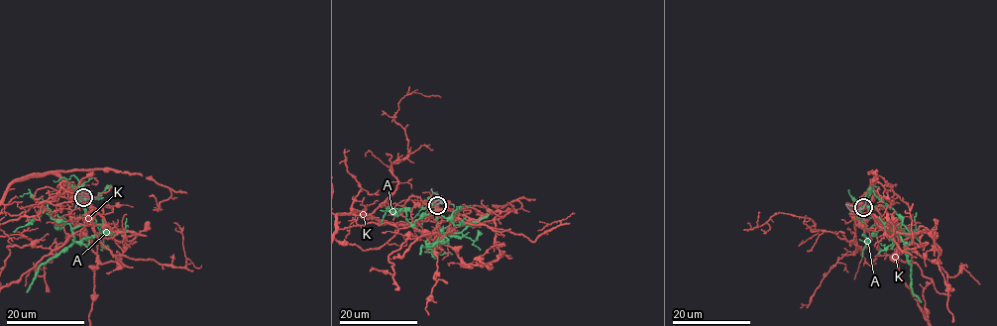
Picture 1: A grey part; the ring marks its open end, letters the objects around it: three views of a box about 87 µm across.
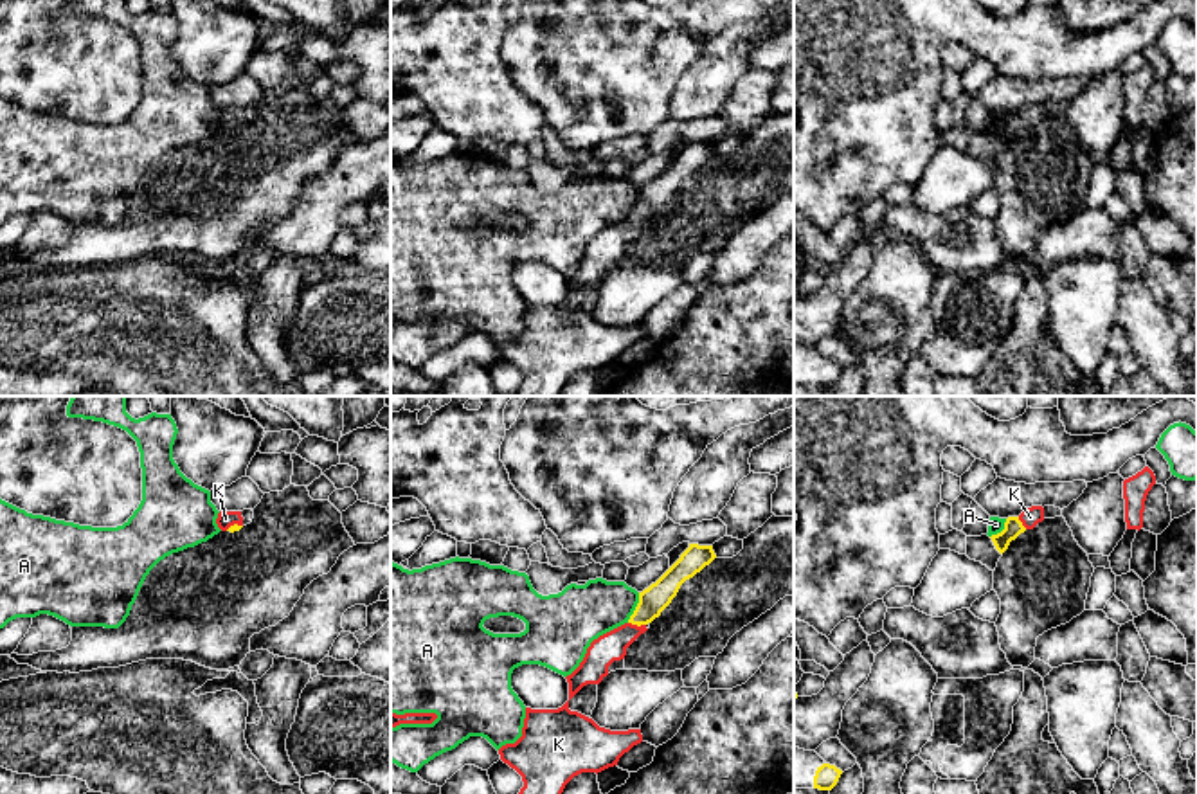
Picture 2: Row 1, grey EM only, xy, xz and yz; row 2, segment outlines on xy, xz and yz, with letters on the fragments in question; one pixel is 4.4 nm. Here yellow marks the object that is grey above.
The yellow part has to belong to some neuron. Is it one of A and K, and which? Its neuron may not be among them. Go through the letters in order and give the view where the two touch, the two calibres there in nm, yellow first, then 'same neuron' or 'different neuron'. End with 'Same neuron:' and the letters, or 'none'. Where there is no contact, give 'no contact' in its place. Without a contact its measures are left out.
A: meets yellow in xz; 120 nm thick on the yellow side, 260 nm on the other; different neuron
K: meets yellow in xz; 120 nm thick on the yellow side, 130 nm on the other; same neuron
Same neuron: K

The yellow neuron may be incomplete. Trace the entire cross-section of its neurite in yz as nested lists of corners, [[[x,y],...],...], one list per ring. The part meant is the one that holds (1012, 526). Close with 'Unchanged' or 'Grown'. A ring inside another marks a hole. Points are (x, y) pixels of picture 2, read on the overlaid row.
[[[1042,506],[1026,508],[1019,517],[1008,517],[1004,522],[1004,529],[997,535],[992,535],[990,538],[995,549],[1003,555],[1012,540],[1015,540],[1026,529],[1033,529],[1042,520],[1044,520]]]. Grown

